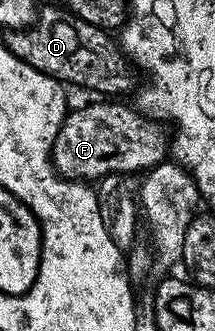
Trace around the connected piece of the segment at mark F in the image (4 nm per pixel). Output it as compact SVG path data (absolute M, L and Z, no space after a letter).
M98 101L91 107L78 107L69 112L66 120L62 122L62 128L54 142L54 148L50 151L50 160L54 163L54 169L63 179L75 181L97 181L105 175L117 175L119 173L131 173L140 171L146 173L151 168L163 162L168 155L168 131L159 120L147 119L141 111L130 107L126 101Z

